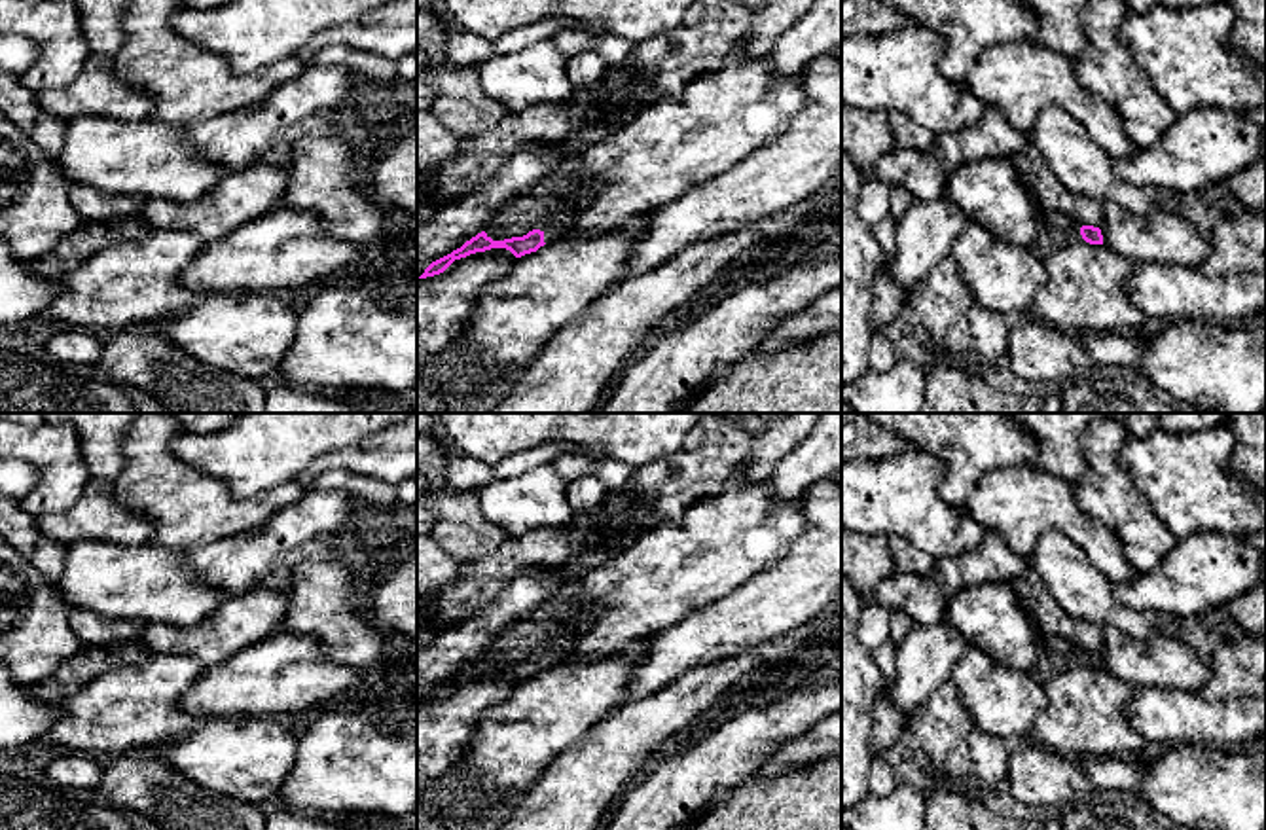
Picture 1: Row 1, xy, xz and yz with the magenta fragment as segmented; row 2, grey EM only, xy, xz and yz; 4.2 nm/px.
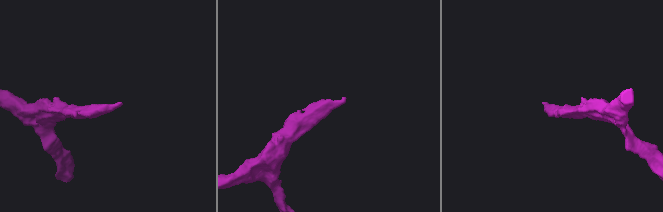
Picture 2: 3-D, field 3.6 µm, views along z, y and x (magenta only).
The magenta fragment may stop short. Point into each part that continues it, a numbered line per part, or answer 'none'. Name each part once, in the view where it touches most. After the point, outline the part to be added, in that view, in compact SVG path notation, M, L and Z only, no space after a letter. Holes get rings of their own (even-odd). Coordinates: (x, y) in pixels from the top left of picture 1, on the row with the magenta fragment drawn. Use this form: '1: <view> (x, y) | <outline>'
1: xz (548, 205) | M569 157L542 182L506 203L483 231L493 241L504 241L540 229L544 243L555 241L574 214L580 172L582 157Z

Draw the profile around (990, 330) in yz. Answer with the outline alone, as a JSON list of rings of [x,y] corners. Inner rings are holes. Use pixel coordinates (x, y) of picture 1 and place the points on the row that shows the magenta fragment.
[[[974,303],[968,313],[972,334],[972,349],[991,362],[1001,362],[1008,356],[1008,339],[1014,318],[984,309]]]

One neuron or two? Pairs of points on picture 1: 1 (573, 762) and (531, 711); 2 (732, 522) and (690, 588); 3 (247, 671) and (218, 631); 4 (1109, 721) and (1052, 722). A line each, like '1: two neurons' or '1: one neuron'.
1: two neurons
2: one neuron
3: two neurons
4: one neuron

